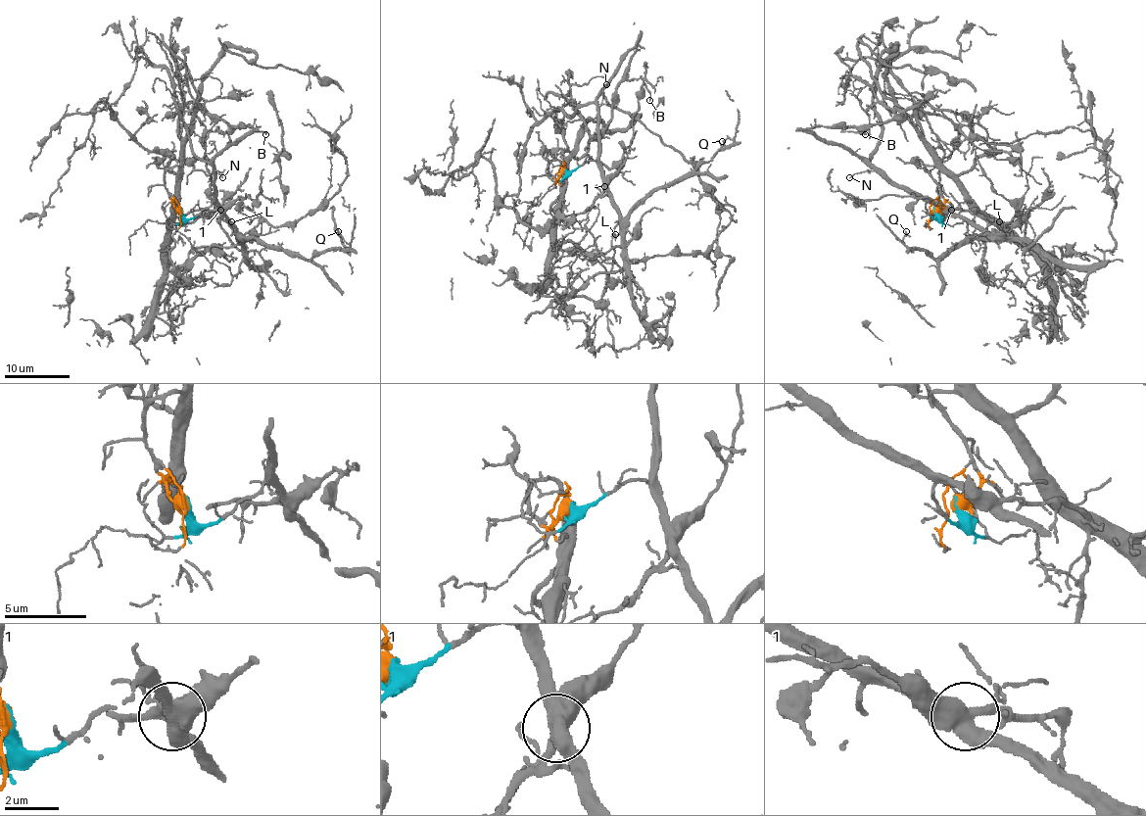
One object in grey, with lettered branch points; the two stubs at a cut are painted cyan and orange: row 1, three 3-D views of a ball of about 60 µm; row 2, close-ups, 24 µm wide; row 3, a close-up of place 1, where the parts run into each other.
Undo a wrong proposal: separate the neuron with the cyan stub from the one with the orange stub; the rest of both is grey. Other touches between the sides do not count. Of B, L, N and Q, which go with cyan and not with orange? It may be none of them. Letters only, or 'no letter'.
L, N, Q

